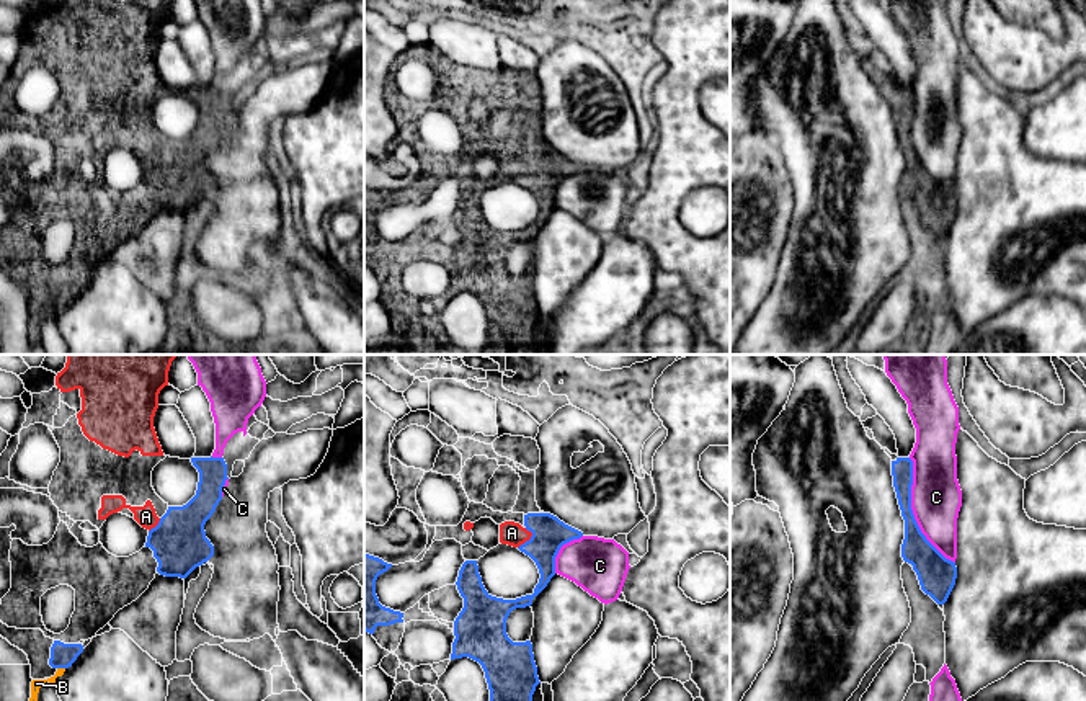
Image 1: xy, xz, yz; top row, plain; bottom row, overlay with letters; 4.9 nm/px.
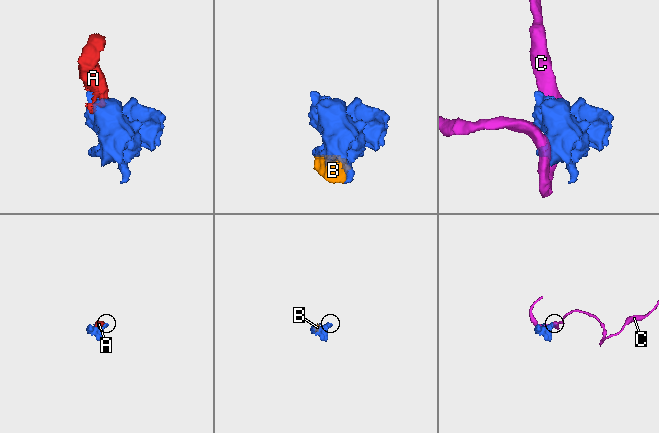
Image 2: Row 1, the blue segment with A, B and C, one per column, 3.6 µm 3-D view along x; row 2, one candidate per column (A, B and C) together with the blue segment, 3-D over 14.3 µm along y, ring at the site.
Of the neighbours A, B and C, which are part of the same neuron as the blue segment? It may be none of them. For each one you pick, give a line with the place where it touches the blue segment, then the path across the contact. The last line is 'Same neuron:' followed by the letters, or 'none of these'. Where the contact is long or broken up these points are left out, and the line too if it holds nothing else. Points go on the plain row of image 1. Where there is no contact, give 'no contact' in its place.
A: xz (529, 174)
B: xy (61, 301)
Same neuron: A, B

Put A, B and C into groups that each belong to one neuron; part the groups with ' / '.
A B / C

